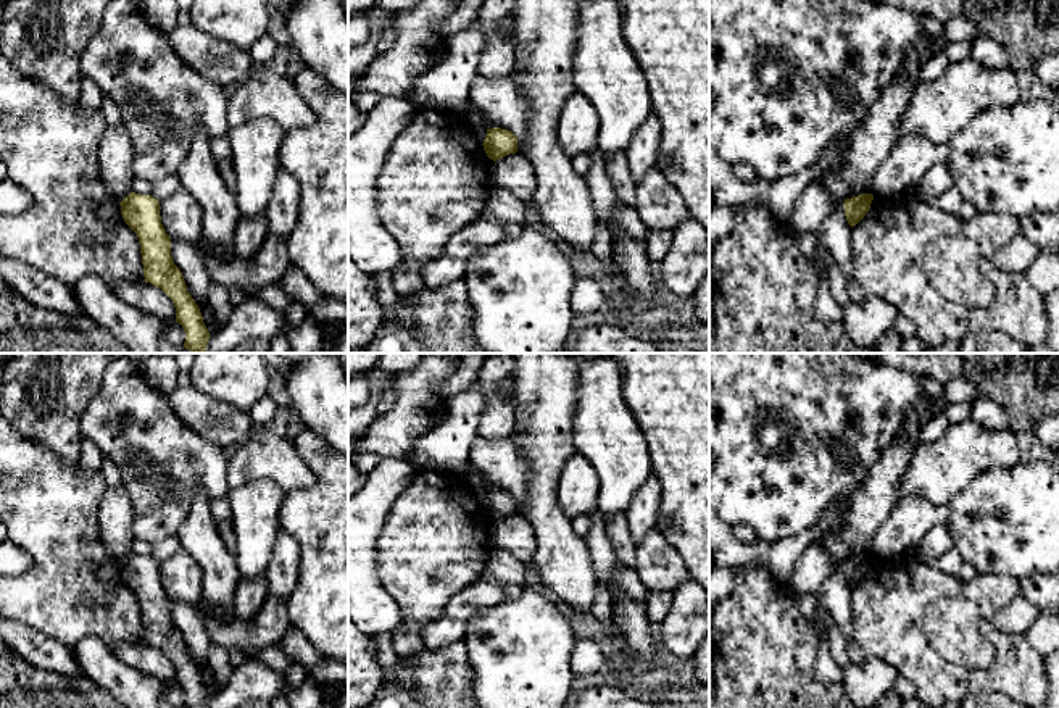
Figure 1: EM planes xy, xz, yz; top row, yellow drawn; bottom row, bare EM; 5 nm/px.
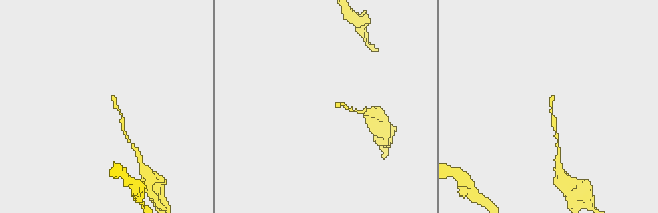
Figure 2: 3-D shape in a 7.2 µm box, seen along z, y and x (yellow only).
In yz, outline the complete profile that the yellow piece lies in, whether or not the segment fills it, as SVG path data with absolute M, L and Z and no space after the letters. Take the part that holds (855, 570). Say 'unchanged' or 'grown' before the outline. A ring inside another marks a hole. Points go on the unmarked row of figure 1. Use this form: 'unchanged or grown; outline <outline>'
unchanged; outline M862 555L862 556L845 561L843 564L845 577L851 589L856 587L866 577L872 561L874 561L872 555Z

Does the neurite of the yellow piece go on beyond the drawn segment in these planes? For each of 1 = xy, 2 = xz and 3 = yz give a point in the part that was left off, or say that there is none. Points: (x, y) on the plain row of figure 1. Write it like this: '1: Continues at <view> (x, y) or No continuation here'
1: No continuation here
2: No continuation here
3: No continuation here

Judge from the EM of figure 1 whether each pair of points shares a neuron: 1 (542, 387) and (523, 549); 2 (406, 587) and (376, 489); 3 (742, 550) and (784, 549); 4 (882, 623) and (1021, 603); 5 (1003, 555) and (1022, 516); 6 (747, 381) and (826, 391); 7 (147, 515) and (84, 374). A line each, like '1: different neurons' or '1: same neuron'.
1: different neurons
2: different neurons
3: same neuron
4: different neurons
5: same neuron
6: same neuron
7: different neurons

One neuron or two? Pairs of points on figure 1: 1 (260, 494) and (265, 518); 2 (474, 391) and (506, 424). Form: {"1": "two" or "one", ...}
{"1": "one", "2": "two"}

